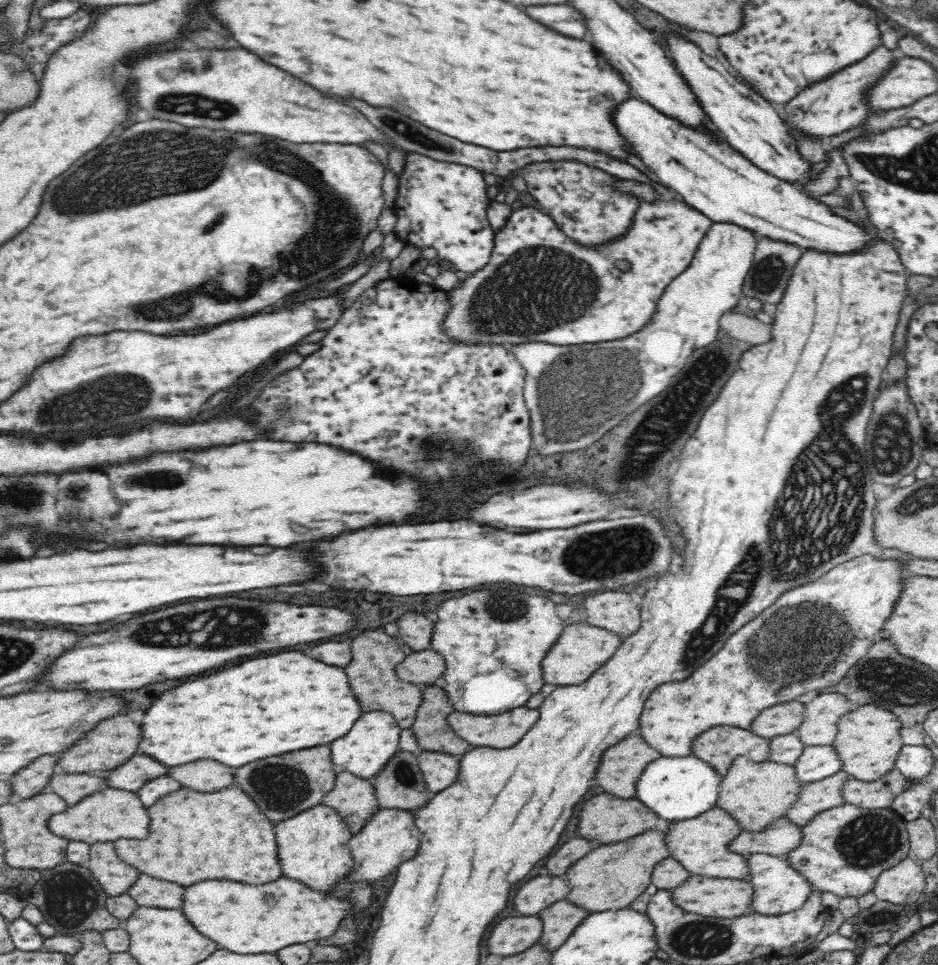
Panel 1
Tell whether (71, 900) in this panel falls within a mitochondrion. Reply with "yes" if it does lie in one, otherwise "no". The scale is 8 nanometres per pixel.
yes

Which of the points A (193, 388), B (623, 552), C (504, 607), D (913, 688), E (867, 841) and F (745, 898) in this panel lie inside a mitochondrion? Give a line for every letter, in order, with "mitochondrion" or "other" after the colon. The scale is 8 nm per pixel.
A: other
B: mitochondrion
C: mitochondrion
D: mitochondrion
E: mitochondrion
F: other

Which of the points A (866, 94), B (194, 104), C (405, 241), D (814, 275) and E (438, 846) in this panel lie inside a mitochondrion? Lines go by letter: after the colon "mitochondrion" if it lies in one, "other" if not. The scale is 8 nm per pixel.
A: other
B: mitochondrion
C: other
D: other
E: other

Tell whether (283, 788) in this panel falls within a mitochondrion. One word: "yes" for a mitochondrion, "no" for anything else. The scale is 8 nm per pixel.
yes

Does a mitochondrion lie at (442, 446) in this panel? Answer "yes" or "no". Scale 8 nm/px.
yes

